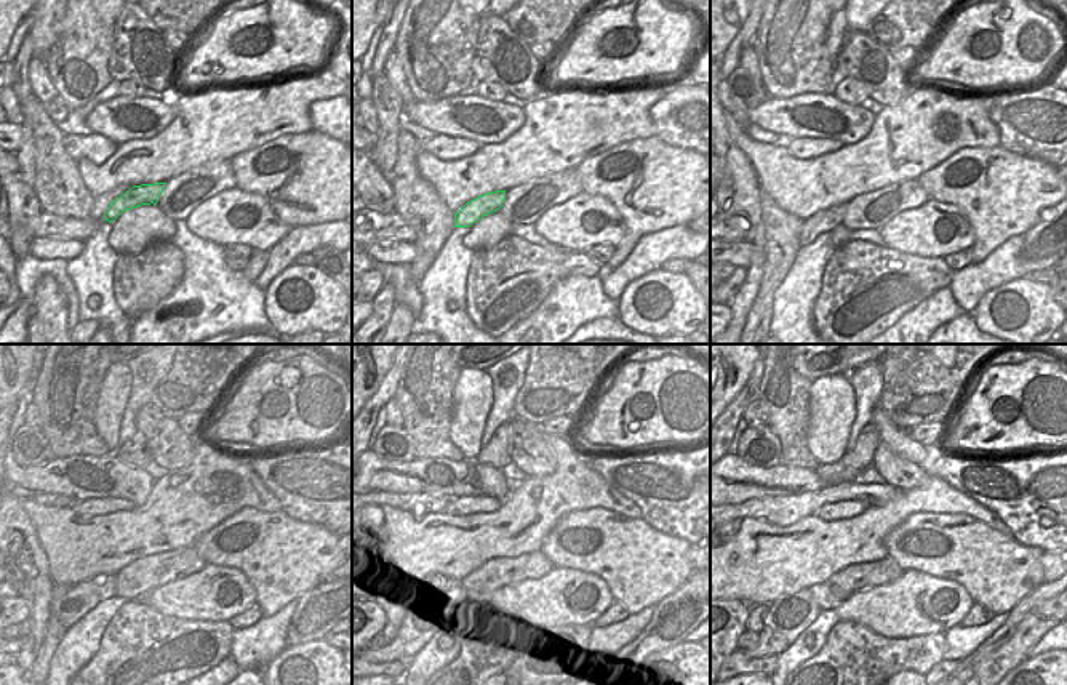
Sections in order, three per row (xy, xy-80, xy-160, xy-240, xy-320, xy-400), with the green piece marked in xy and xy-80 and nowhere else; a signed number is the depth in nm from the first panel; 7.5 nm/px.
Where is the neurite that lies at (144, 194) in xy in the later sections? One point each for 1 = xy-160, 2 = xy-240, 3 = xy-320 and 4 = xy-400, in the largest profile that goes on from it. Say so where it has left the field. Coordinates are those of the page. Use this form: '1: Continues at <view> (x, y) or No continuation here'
1: Continues at xy-160 (823, 221)
2: Continues at xy-240 (80, 599)
3: Continues at xy-320 (429, 612)
4: Continues at xy-400 (789, 616)

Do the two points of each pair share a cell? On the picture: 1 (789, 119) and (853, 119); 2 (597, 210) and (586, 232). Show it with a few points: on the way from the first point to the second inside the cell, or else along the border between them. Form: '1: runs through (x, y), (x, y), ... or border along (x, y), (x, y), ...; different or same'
1: runs through (805, 109), (815, 101), (837, 108); same
2: runs through (594, 215), (586, 228); same

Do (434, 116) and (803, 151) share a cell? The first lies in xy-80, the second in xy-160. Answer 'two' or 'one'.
two

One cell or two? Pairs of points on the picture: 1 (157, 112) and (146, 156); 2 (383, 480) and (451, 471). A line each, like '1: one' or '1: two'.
1: two
2: one

